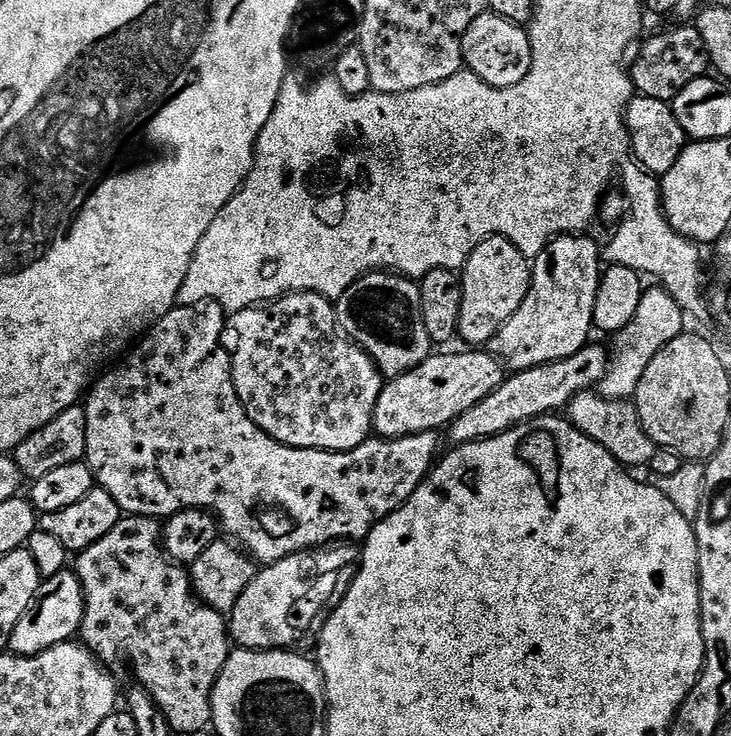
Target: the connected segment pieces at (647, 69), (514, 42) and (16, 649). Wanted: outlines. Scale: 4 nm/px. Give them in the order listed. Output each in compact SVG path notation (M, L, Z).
M695 26L676 27L680 28L660 32L657 36L650 37L648 41L645 39L639 45L640 53L637 54L632 68L630 64L632 86L639 95L671 102L678 94L682 94L682 90L686 90L686 86L690 86L690 82L709 75L708 51L706 42L702 42L700 31Z
M490 10L470 22L470 30L466 30L462 38L462 54L464 68L492 88L518 86L518 82L530 74L532 43L527 31L514 22L506 22L506 18L498 18L498 14Z
M75 571L59 572L47 577L41 583L34 602L30 602L30 610L26 610L26 614L22 614L18 626L14 626L14 634L10 638L8 647L17 656L42 654L42 650L50 650L50 646L69 643L79 633L83 617L82 582L77 578Z

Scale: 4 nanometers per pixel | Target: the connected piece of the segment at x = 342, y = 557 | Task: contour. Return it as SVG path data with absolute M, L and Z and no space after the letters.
M344 542L339 546L299 552L257 571L254 582L250 582L246 590L242 590L230 614L231 639L240 640L239 647L244 650L288 650L296 646L296 643L306 643L307 634L292 628L292 615L295 614L296 607L311 594L312 587L319 580L324 580L343 568L351 569L357 560L357 545Z

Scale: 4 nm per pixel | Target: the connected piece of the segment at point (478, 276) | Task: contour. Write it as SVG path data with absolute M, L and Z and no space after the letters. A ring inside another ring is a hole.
M491 236L488 240L483 240L475 250L470 254L470 258L464 263L464 267L462 269L462 279L460 281L460 285L462 286L462 314L458 318L458 326L460 327L458 336L462 341L465 340L465 345L468 346L484 346L487 345L487 342L490 338L494 338L494 334L498 334L498 330L500 327L508 321L508 319L516 313L518 310L518 306L522 306L522 302L526 298L526 294L528 293L528 288L532 285L532 269L530 267L529 257L526 257L519 252L515 248L510 241L504 236Z

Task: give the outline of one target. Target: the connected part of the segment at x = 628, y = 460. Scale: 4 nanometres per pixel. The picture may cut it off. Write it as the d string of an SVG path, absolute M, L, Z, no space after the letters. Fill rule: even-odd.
M589 390L579 392L566 412L576 429L582 430L587 437L602 445L623 466L635 468L634 466L651 465L658 445L646 434L633 401L610 400L597 391Z

